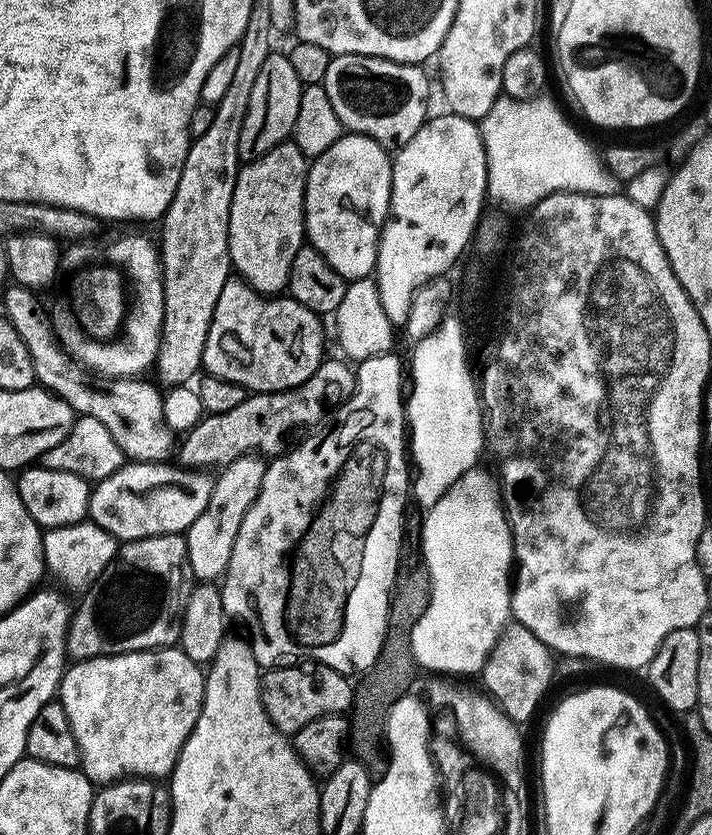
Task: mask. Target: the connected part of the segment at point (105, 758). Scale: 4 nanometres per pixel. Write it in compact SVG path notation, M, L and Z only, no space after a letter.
M176 646L75 661L60 677L58 702L66 710L80 743L80 764L84 775L93 782L114 782L127 774L138 778L167 777L176 765L190 730L194 730L194 722L198 722L204 701L205 675L205 669Z

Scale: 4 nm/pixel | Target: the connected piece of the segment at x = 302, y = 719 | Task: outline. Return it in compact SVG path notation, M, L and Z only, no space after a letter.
M288 662L283 666L272 666L260 678L262 706L281 732L294 734L302 730L306 722L326 712L347 713L352 706L354 691L353 681L348 680L351 679L345 673L315 662Z

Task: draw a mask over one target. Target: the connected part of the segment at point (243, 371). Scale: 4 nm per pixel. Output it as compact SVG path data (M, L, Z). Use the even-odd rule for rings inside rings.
M229 279L206 334L202 368L216 380L242 386L249 393L281 392L298 386L325 359L321 317L291 298L267 298L239 279Z

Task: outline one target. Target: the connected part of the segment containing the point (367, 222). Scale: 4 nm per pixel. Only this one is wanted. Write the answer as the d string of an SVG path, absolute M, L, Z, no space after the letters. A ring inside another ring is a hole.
M342 134L330 150L308 165L304 187L306 240L346 281L371 277L376 271L380 233L384 231L392 197L392 161L389 149L378 141Z

